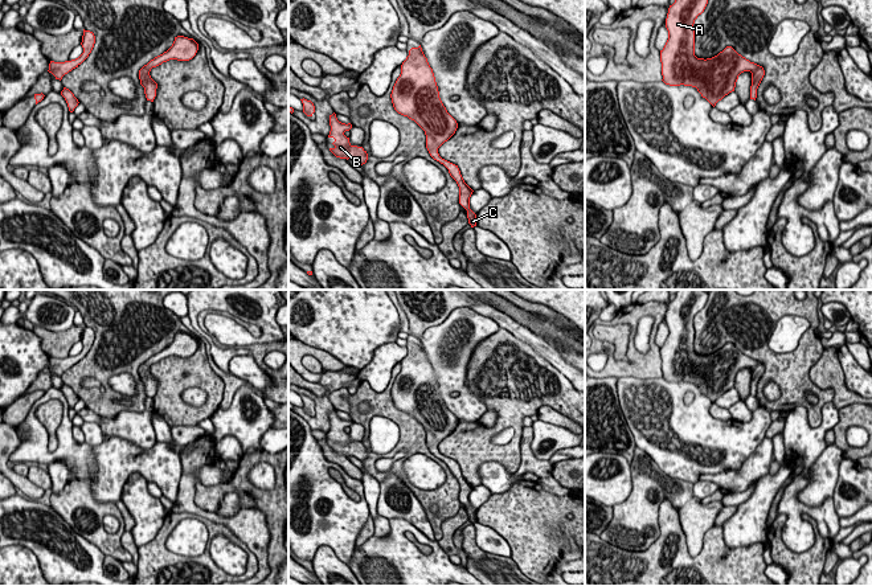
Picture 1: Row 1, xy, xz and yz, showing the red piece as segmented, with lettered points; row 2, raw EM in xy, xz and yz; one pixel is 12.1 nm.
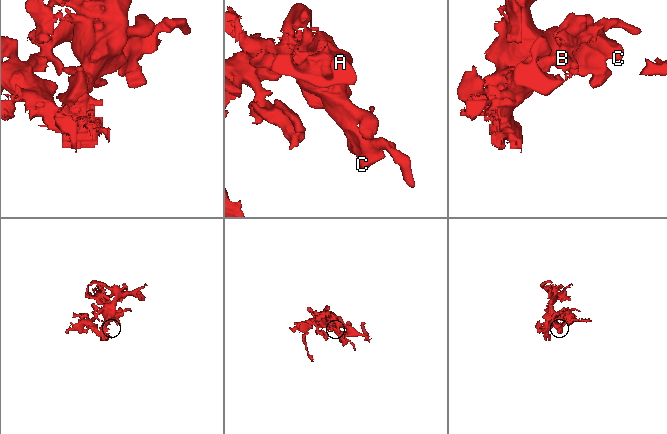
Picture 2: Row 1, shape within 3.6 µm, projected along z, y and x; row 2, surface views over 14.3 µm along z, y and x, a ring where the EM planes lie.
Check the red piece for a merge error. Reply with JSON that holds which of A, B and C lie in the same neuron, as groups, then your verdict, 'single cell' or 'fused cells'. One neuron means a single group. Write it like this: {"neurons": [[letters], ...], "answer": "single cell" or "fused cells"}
{"neurons": [["A", "B", "C"]], "answer": "single cell"}

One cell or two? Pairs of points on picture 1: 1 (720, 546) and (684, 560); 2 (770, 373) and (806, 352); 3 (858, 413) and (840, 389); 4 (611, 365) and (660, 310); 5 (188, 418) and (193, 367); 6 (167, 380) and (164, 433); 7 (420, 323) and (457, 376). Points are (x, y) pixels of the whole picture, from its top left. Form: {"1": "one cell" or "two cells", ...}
{"1": "one cell", "2": "one cell", "3": "two cells", "4": "one cell", "5": "one cell", "6": "two cells", "7": "two cells"}

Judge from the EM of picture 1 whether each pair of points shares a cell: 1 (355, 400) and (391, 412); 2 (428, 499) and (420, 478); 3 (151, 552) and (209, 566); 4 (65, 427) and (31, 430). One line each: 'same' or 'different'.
1: same
2: different
3: same
4: same

